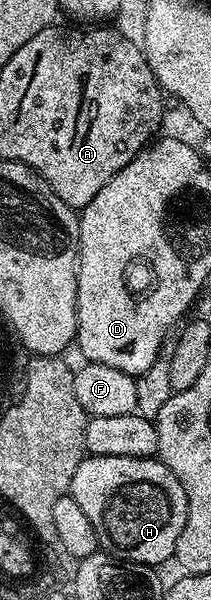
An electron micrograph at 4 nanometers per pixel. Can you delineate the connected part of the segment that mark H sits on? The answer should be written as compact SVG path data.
M83 456L76 467L76 475L72 475L69 496L80 503L84 515L88 515L92 527L96 527L99 546L105 552L122 561L141 565L162 567L166 560L169 562L174 555L176 539L180 539L180 531L184 531L184 523L188 519L188 495L184 495L180 479L176 479L170 468L154 457Z

